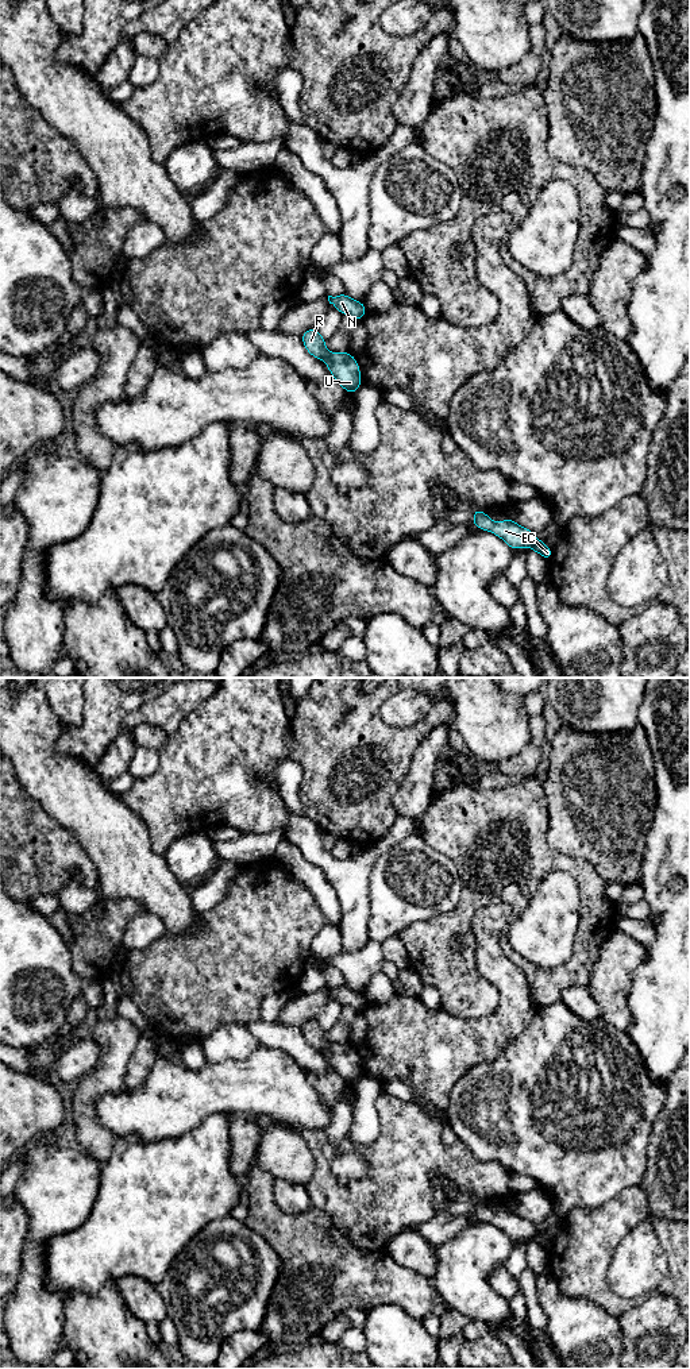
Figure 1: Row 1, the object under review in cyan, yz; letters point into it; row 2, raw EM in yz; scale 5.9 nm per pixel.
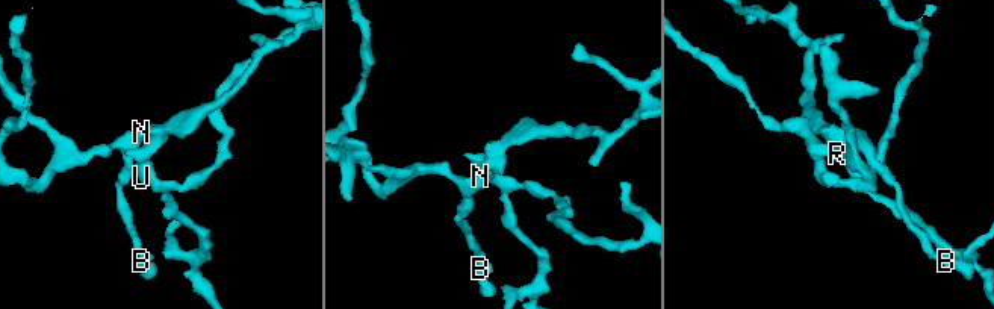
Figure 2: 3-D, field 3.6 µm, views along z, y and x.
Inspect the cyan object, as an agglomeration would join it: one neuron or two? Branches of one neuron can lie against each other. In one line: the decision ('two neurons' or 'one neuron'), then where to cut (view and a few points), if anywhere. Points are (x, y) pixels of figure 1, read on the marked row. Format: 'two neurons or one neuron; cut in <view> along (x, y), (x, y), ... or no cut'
two neurons; cut in yz along (330, 353), (323, 359)

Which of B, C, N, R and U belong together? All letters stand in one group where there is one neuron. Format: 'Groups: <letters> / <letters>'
Groups: B C N R / U

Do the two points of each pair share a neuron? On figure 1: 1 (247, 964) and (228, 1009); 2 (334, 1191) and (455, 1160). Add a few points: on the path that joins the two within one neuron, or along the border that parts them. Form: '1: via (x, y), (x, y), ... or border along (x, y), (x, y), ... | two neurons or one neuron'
1: via (236, 975), (228, 983), (228, 998) | one neuron
2: via (363, 1192), (382, 1192), (415, 1160), (426, 1160) | one neuron

